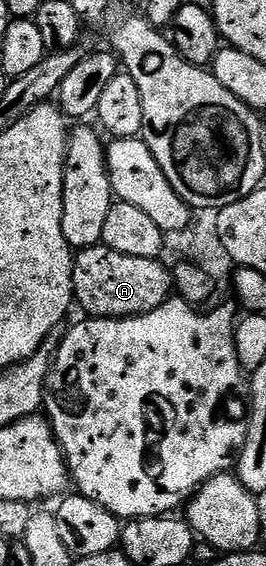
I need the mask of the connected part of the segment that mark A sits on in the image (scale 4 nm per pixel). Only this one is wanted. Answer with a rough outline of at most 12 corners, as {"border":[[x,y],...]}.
{"border":[[102,243],[74,254],[75,301],[136,317],[172,296],[162,260]]}

